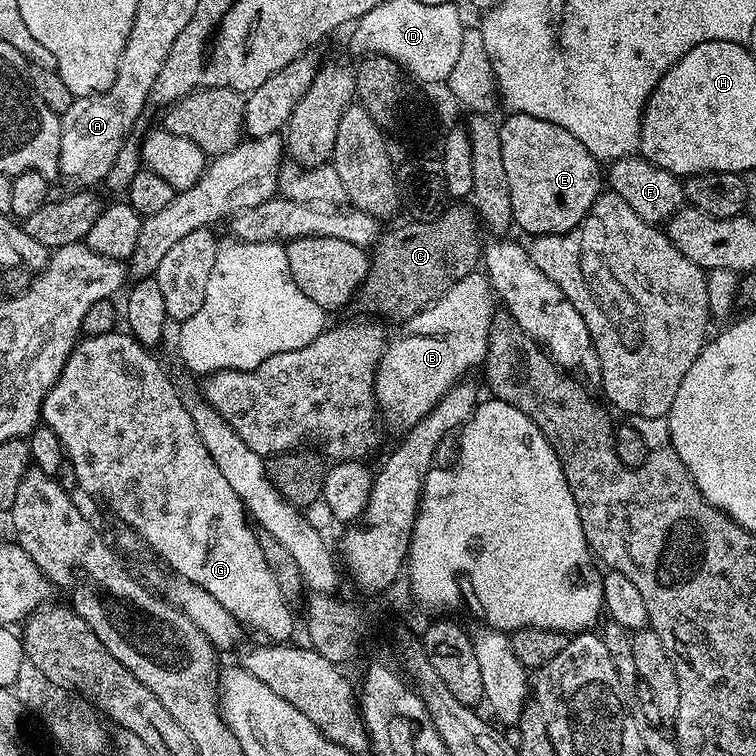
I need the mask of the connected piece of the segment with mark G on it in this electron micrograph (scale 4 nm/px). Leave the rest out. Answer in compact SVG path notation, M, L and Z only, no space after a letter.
M115 330L101 336L85 335L72 349L68 361L64 364L62 374L46 394L42 413L43 423L50 430L54 430L54 434L58 434L64 447L67 463L74 466L77 485L81 489L84 487L92 496L101 496L112 507L113 514L126 527L133 528L154 551L158 552L161 558L176 571L173 573L179 579L194 582L198 586L202 586L202 590L206 590L208 594L214 594L214 598L218 598L218 602L222 602L222 606L226 606L226 610L230 610L230 614L239 620L241 625L248 627L249 624L250 627L257 628L258 631L266 635L263 637L269 641L291 641L293 639L291 637L292 612L288 609L291 607L289 601L284 599L278 582L274 582L274 574L266 562L266 557L262 554L262 546L256 537L257 529L250 523L250 517L244 511L244 503L240 501L238 494L234 494L234 489L230 486L230 482L226 482L222 470L218 470L214 458L210 458L210 450L206 450L206 446L202 444L202 438L198 434L198 430L194 428L190 414L186 414L186 406L182 406L181 389L176 388L175 382L168 377L167 370L152 355L153 353L149 349L145 348L143 344L139 344L131 334L124 330Z

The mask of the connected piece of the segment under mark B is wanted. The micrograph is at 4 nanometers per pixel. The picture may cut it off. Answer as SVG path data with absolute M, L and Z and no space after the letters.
M477 270L450 286L445 293L434 301L429 308L422 309L414 318L403 321L399 325L400 333L389 339L387 348L376 368L376 406L383 419L396 428L407 430L413 428L452 387L469 375L471 368L479 369L488 353L488 339L494 319L494 293L492 284L483 271Z

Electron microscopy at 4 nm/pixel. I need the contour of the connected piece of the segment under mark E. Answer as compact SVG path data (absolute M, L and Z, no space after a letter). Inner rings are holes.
M514 112L505 115L500 124L500 137L502 138L502 162L506 166L506 182L510 182L510 206L515 227L529 232L529 237L549 236L574 230L582 218L594 206L602 191L601 165L570 134L570 130L562 130L554 122L546 122L542 118L534 118L530 114Z

